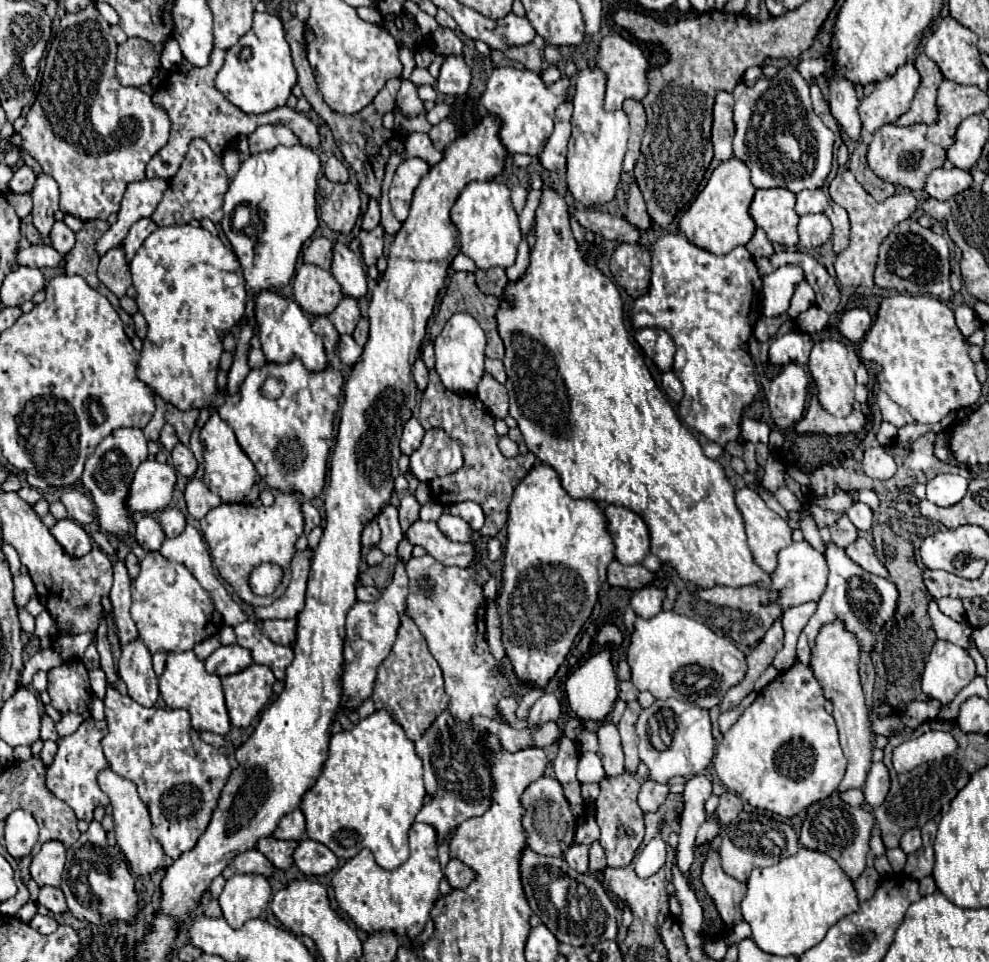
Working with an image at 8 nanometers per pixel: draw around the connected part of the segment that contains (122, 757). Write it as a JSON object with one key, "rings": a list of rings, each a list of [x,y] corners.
{"rings":[[[114,686],[106,688],[106,722],[108,734],[102,740],[104,754],[110,762],[112,772],[136,784],[142,802],[146,804],[152,818],[152,834],[162,844],[168,858],[176,860],[186,850],[194,848],[200,834],[206,830],[212,818],[212,810],[218,804],[218,796],[230,776],[238,766],[232,748],[214,748],[198,738],[198,732],[190,726],[190,714],[186,710],[168,708],[146,708],[134,702],[130,696],[120,694]]]}

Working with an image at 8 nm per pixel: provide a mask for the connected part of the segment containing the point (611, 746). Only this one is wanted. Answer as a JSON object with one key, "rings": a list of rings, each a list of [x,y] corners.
{"rings":[[[604,722],[598,730],[598,742],[600,742],[600,750],[598,754],[602,756],[602,764],[606,770],[608,778],[620,776],[624,774],[624,752],[622,752],[622,742],[618,736],[618,728],[610,722]]]}

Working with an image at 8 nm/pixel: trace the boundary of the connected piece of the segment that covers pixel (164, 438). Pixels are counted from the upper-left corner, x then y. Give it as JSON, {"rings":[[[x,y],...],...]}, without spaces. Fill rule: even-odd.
{"rings":[[[170,424],[164,426],[164,430],[162,430],[162,434],[160,434],[160,442],[162,442],[162,446],[164,446],[168,452],[176,446],[178,436],[176,436],[176,432],[174,432],[174,428],[172,428]]]}

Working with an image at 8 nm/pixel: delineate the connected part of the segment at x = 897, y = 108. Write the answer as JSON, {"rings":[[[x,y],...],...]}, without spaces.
{"rings":[[[904,64],[894,76],[876,82],[876,90],[858,106],[862,128],[874,134],[884,124],[896,122],[898,116],[910,108],[910,100],[918,90],[918,80],[920,76],[914,64]]]}

